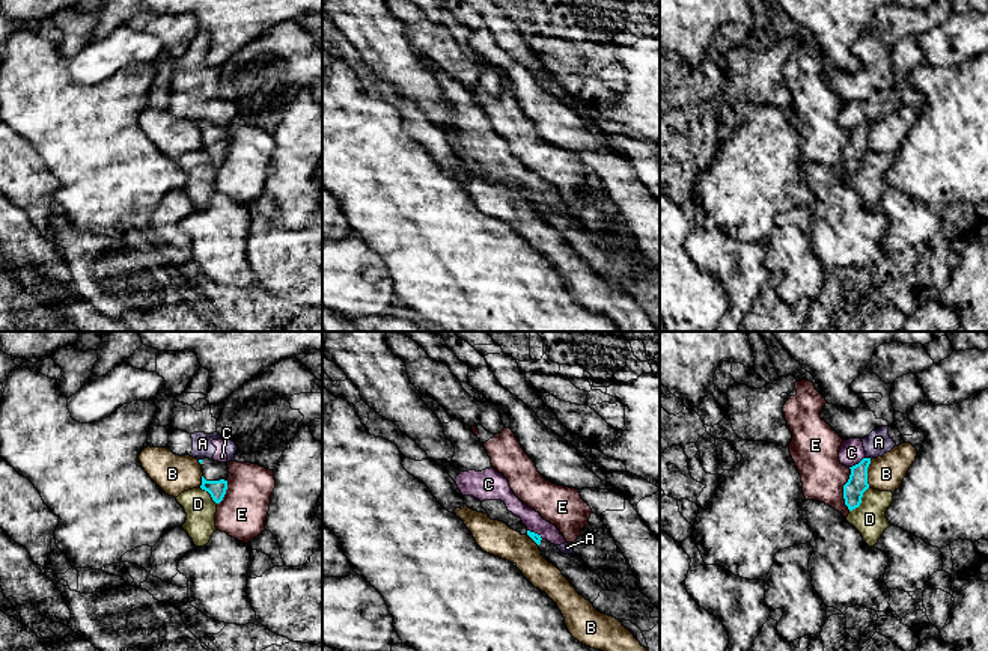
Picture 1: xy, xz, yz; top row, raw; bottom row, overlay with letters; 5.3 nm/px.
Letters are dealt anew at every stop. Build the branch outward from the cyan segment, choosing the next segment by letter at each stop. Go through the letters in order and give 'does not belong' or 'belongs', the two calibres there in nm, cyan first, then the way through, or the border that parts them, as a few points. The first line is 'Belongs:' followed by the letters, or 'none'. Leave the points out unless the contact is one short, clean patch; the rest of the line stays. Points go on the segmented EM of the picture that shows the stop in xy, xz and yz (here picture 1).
Belongs: none
A: does not belong; calibres 110 and 140 nm; border yz (866, 457), (871, 458)
B: does not belong; calibres 110 and 190 nm
C: does not belong; calibres 110 and 140 nm; border yz (865, 457), (850, 467)
D: does not belong; calibres 110 and 180 nm
E: does not belong; calibres 110 and 260 nm

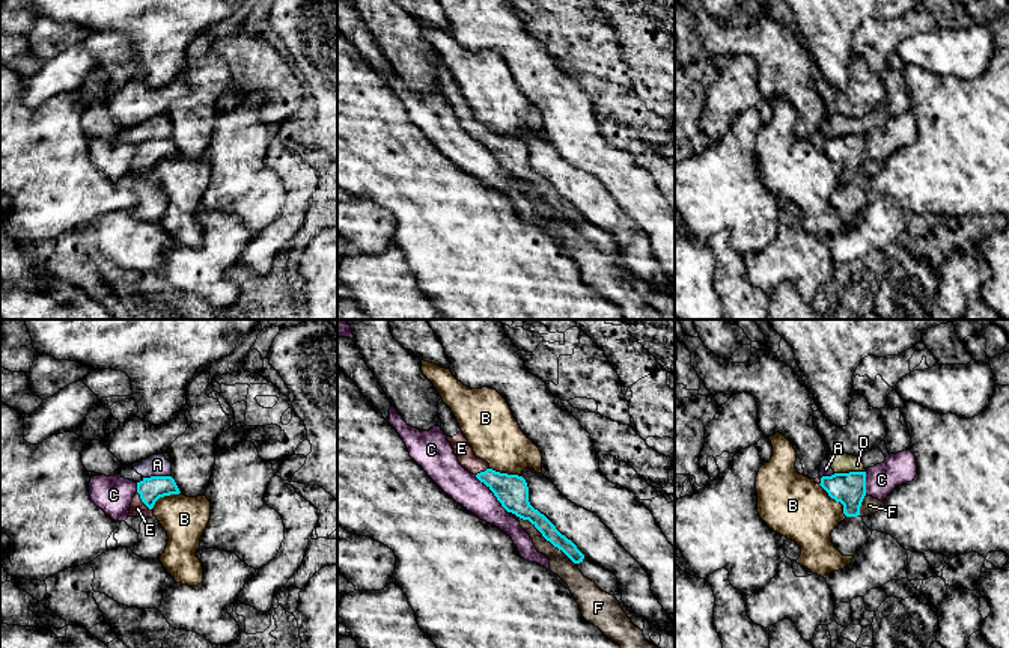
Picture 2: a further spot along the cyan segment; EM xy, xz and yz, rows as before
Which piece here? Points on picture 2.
Belongs: E
A: does not belong; calibres 130 and 110 nm; border xy (169, 475), (143, 478)
B: does not belong; calibres 180 and 340 nm; border yz (818, 484), (842, 505), (842, 511), (847, 516)
C: does not belong; calibres 180 and 170 nm
D: does not belong; calibres 180 and 110 nm; border yz (863, 470), (835, 473)
E: belongs; calibres 130 and 80 nm; way xy (151, 489), (142, 501), (137, 508)
F: does not belong; calibres 160 and 110 nm

